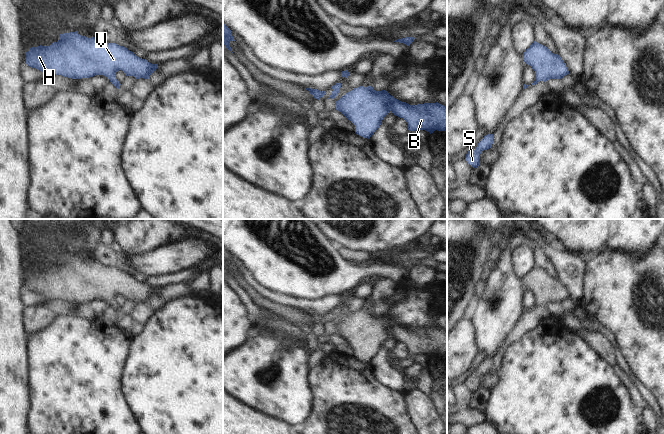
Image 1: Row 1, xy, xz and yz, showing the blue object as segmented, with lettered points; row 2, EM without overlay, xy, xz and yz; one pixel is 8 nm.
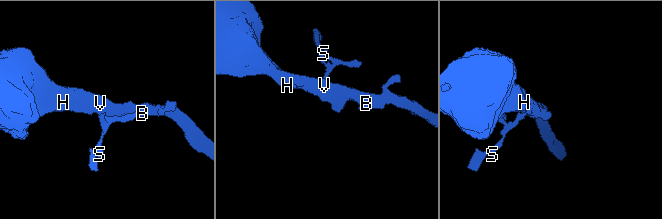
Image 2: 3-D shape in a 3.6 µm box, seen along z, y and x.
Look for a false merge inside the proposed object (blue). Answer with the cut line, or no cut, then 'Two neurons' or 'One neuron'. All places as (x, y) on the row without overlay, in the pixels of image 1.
No split. One neuron.

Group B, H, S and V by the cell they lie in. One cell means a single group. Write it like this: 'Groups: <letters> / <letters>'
Groups: B H S V.

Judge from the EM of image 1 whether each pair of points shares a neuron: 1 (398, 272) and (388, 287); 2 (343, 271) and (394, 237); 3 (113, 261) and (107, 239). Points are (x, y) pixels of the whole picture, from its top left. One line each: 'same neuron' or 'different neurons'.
1: different neurons
2: different neurons
3: different neurons

